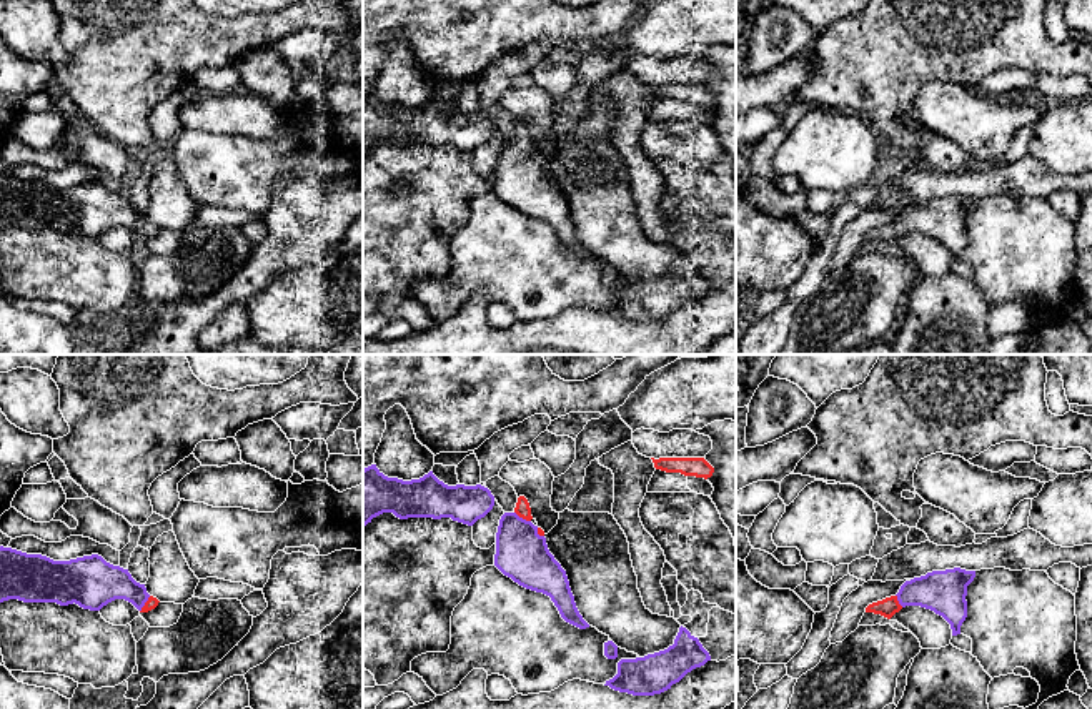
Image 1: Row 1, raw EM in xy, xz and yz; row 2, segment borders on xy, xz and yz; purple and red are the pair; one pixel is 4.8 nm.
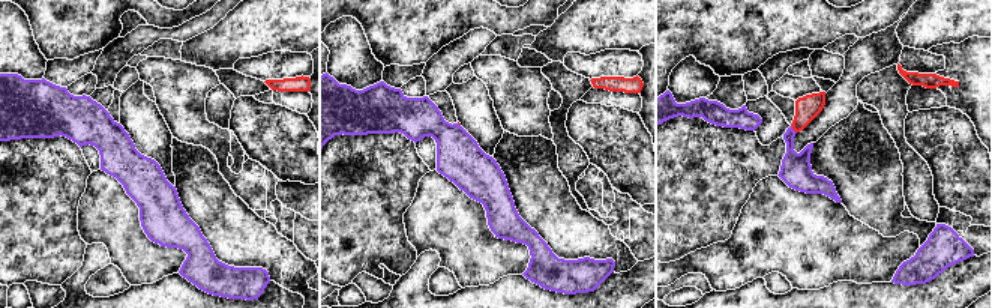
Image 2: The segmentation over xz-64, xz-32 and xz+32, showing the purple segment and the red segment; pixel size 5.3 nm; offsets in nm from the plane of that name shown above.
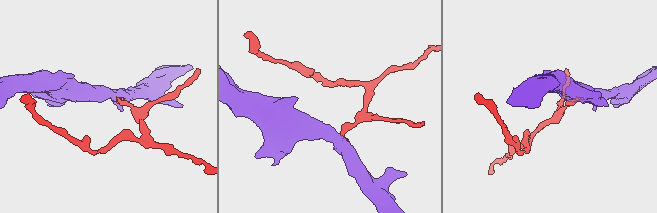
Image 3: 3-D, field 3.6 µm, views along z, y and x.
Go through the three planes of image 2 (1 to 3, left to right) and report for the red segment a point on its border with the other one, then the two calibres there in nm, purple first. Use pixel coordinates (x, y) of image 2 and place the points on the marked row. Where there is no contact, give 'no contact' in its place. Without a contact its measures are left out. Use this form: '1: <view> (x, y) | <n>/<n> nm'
1: no contact
2: no contact
3: xz+32 (793, 129) | 170/130 nm

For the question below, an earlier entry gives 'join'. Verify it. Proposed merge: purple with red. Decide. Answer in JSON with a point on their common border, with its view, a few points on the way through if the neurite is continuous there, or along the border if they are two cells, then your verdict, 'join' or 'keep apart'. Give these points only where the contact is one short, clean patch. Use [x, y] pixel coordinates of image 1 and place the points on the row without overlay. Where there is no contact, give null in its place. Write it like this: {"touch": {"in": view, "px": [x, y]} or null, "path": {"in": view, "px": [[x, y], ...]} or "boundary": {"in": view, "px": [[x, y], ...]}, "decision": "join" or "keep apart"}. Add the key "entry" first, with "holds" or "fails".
{"entry": "holds", "touch": {"in": "xz", "px": [521, 145]}, "path": {"in": "xz", "px": [[521, 182], [521, 145], [523, 137]]}, "decision": "join"}

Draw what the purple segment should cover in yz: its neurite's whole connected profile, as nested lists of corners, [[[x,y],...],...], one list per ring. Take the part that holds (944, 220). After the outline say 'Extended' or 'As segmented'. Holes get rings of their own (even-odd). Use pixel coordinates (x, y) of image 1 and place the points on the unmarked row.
[[[960,195],[932,198],[906,208],[896,223],[869,231],[866,240],[891,246],[906,233],[921,233],[942,243],[951,251],[952,263],[957,263],[967,245],[965,223],[974,205],[975,198]]]. Extended

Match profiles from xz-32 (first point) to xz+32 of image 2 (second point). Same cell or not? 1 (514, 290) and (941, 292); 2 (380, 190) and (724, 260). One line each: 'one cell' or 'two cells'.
1: one cell
2: two cells

